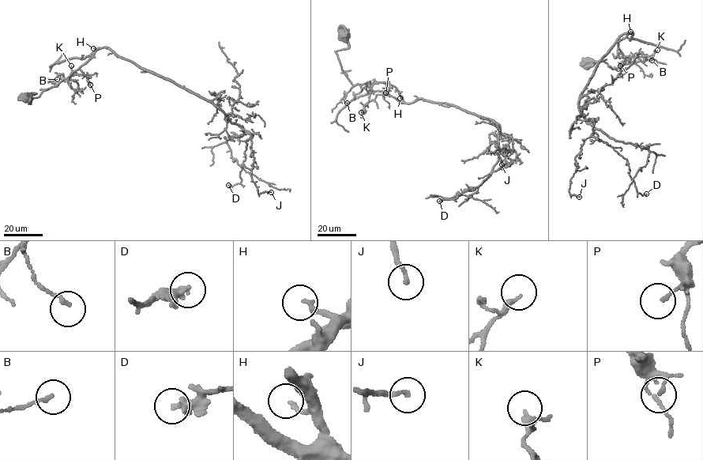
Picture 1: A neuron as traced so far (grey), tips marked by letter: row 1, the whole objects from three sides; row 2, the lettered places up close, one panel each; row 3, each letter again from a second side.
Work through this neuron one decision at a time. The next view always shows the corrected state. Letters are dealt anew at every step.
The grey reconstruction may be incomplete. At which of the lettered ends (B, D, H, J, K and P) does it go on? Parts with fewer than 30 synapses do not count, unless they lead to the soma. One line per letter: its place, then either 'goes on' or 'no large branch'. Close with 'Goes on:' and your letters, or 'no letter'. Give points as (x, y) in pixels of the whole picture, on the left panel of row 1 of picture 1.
B: (57, 79) | no large branch
D: (228, 185) | no large branch
H: (93, 48) | no large branch
J: (271, 192) | no large branch
K: (71, 65) | no large branch
P: (90, 84) | no large branch
Goes on: no letter

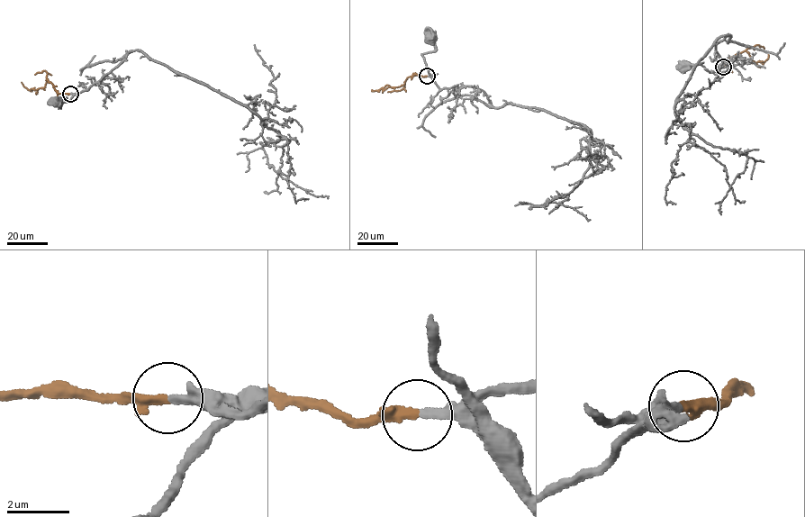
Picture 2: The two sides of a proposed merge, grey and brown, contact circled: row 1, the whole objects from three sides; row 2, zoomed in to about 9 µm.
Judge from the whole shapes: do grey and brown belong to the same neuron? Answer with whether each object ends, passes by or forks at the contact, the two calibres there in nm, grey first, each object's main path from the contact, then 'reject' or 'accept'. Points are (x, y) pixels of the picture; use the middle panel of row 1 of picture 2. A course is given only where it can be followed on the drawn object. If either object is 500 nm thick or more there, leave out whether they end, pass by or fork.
grey ends | brown ends | 280/320 nm | grey via (428, 77), (430, 75), (422, 55), (435, 49), (429, 36) | brown via (428, 77), (413, 74), (397, 87), (386, 85), (377, 90), (371, 89) | accept

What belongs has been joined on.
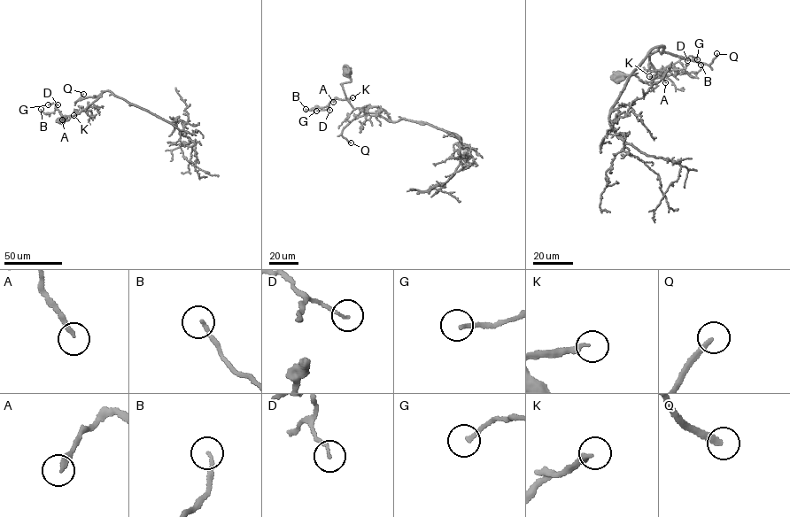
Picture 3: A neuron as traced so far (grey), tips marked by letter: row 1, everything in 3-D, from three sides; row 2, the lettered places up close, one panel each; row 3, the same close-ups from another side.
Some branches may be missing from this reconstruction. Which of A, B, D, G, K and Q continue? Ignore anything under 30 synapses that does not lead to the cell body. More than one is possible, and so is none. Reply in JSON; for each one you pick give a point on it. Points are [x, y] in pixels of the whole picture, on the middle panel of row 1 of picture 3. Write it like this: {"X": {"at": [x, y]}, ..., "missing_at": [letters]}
{"A": {"at": [333, 102]}, "K": {"at": [352, 97]}, "Q": {"at": [351, 142]}, "missing_at": ["A", "K", "Q"]}

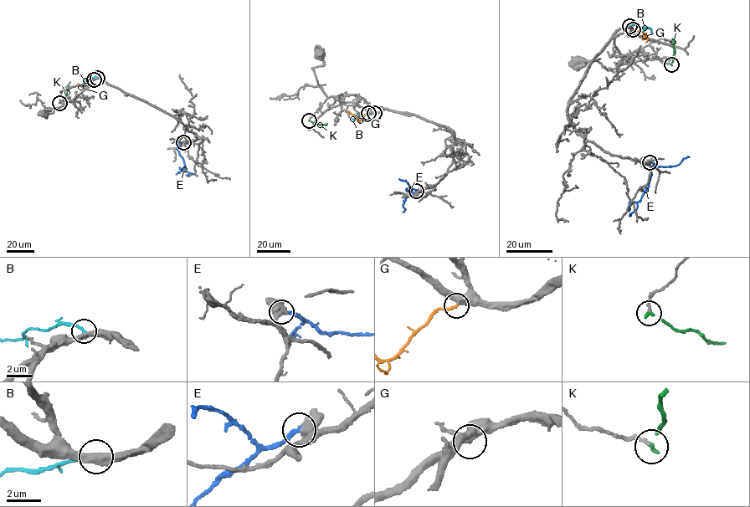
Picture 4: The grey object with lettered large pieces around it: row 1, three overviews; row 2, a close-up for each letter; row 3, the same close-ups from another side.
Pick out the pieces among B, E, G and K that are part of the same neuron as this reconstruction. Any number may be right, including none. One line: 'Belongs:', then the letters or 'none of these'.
Belongs: G

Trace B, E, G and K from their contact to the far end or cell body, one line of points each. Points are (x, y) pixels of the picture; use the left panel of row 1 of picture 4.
B: (97, 78), (87, 78), (86, 84)
E: (183, 142), (177, 150), (185, 166), (176, 174)
G: (94, 79), (85, 85), (79, 84)
K: (59, 103), (68, 85)

